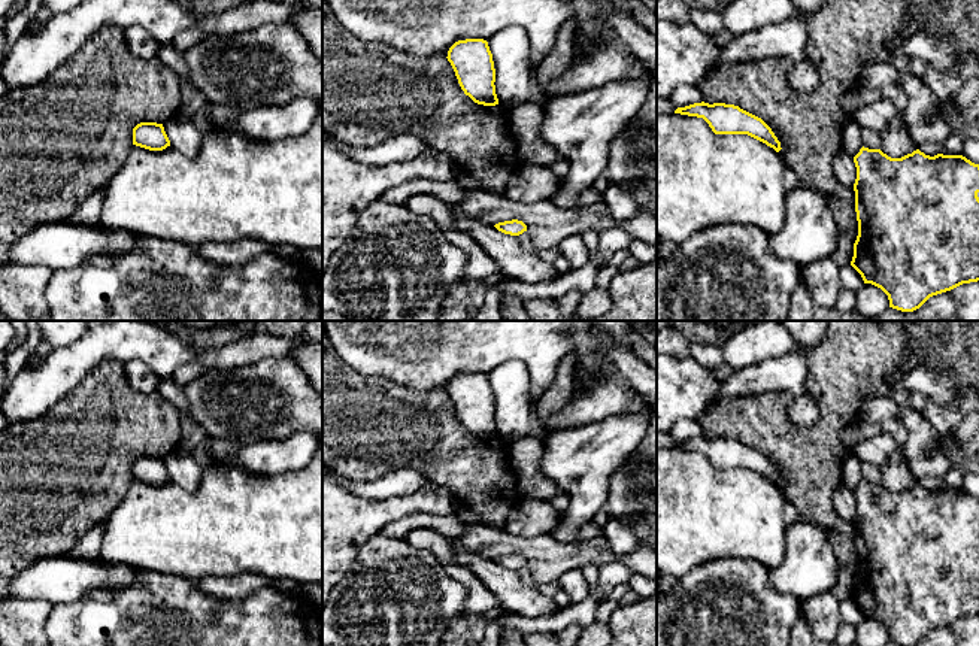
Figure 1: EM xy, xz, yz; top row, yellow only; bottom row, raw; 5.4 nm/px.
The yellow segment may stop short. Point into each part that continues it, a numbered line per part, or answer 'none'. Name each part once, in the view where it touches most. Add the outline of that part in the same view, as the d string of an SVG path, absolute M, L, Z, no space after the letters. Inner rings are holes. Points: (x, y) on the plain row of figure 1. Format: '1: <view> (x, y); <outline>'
none

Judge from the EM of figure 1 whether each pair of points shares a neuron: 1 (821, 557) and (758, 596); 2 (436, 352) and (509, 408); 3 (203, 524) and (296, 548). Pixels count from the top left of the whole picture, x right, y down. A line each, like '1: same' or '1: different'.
1: different
2: different
3: same

